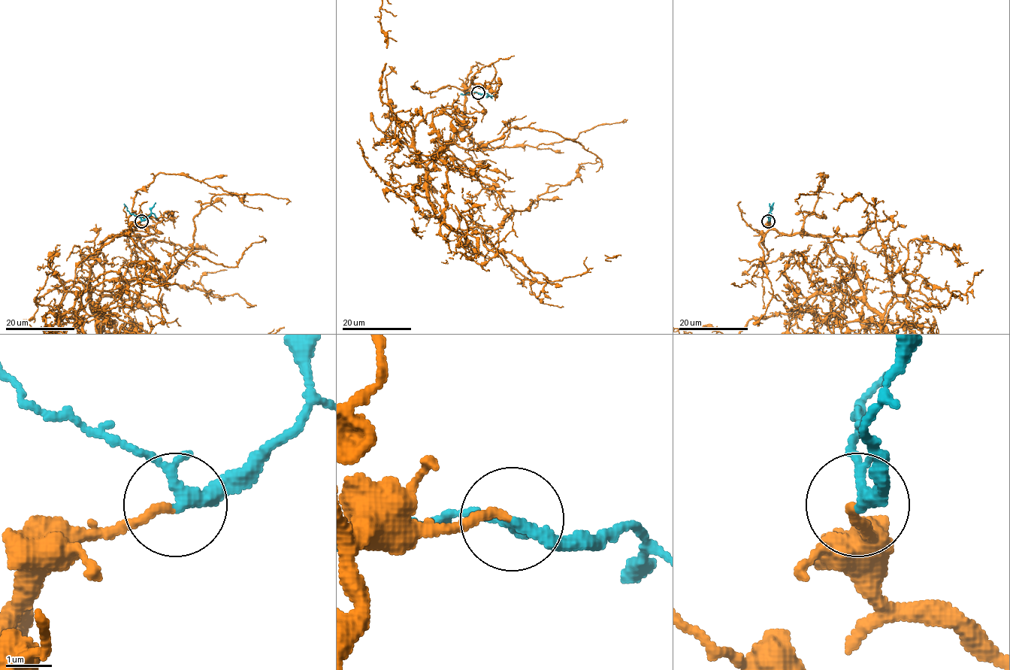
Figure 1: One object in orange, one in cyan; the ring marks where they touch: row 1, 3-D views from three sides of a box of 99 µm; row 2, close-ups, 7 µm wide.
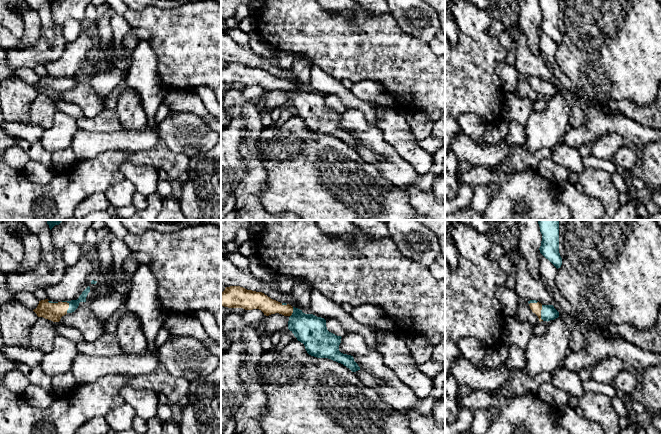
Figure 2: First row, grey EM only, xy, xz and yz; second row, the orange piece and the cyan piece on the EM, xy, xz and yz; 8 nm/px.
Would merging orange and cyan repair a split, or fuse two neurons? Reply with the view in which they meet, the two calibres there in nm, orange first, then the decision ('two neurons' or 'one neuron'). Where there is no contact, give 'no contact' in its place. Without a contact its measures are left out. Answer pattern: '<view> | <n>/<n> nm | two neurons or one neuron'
xy | 140/80 nm | one neuron

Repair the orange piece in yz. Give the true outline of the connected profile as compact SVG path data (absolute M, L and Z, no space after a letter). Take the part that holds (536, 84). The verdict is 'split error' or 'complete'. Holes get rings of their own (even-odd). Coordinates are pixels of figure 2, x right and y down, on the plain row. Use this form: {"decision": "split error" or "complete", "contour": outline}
{"decision": "split error", "contour": "M536 76L528 77L530 85L535 89L539 97L550 97L559 93L559 88L554 84L553 81L542 81Z"}

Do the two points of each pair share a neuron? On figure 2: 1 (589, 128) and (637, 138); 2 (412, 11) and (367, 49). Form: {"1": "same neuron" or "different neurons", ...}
{"1": "same neuron", "2": "different neurons"}

